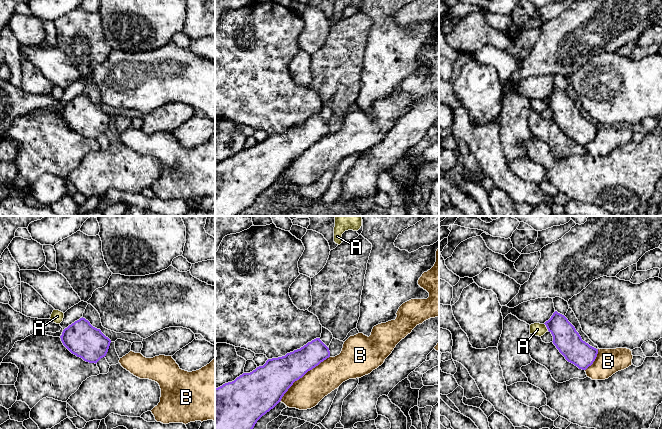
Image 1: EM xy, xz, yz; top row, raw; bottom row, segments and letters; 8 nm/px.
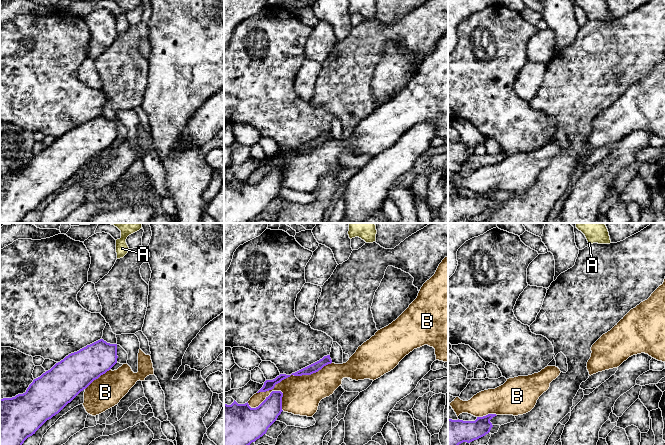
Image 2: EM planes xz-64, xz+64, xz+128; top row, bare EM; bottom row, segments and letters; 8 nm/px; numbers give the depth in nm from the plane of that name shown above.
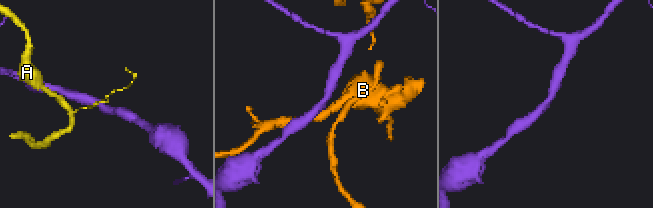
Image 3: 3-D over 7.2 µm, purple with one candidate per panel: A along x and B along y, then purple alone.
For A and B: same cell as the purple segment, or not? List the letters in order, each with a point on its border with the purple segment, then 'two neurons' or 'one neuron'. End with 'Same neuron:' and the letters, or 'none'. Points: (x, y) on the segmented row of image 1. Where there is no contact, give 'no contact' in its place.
A: yz (546, 326) | one neuron
B: xz (302, 376) | two neurons
Same neuron: A

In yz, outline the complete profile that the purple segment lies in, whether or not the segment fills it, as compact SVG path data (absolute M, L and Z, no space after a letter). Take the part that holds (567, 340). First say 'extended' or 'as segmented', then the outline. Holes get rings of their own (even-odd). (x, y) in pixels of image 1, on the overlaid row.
as segmented; M555 311L544 324L553 336L553 344L568 362L582 370L586 370L593 364L598 349L583 341L564 315Z

